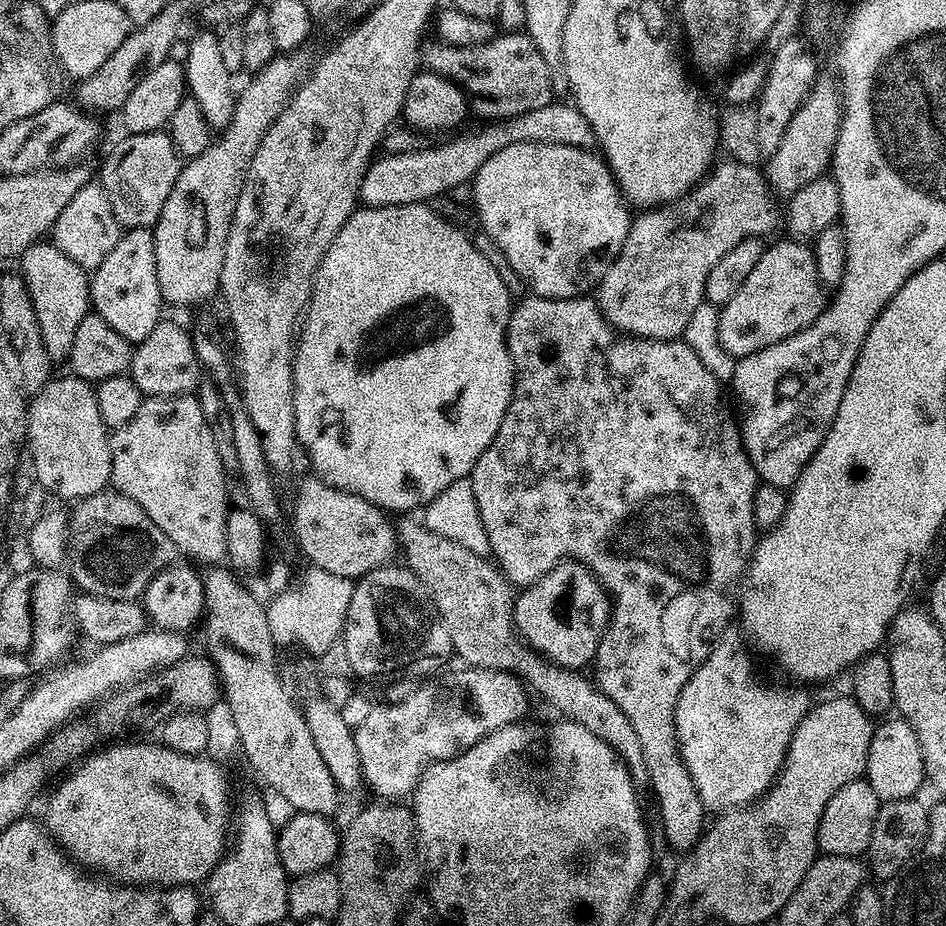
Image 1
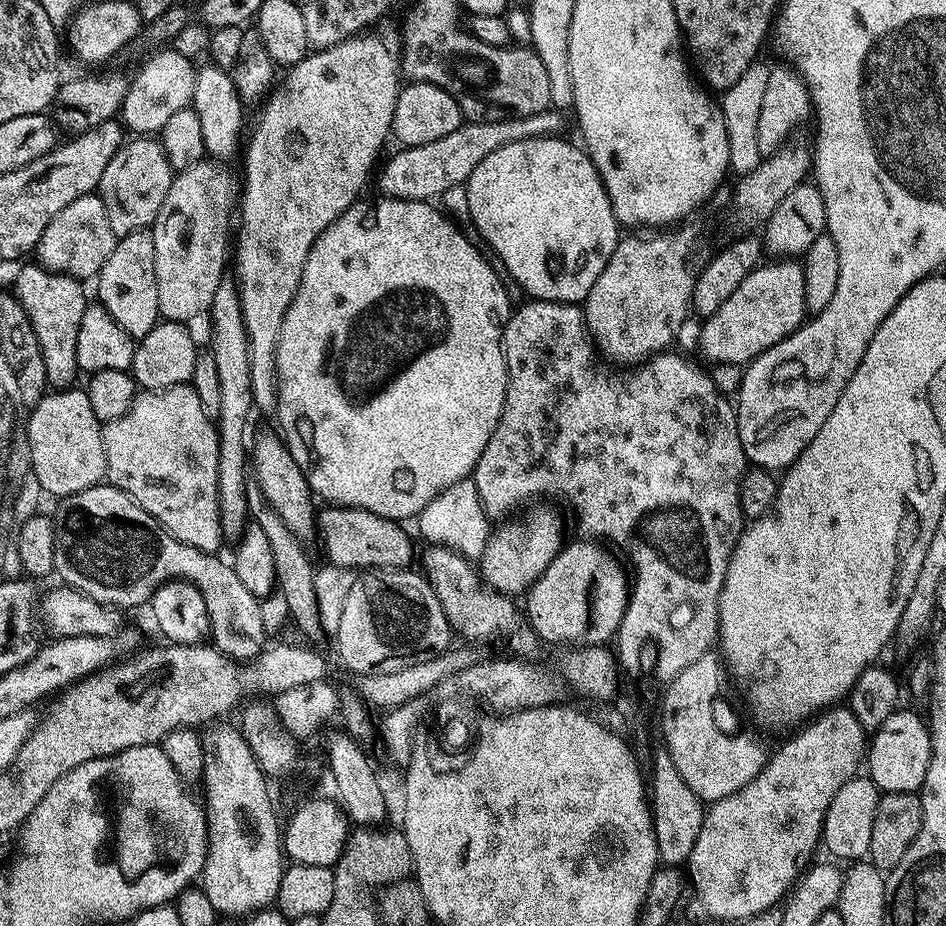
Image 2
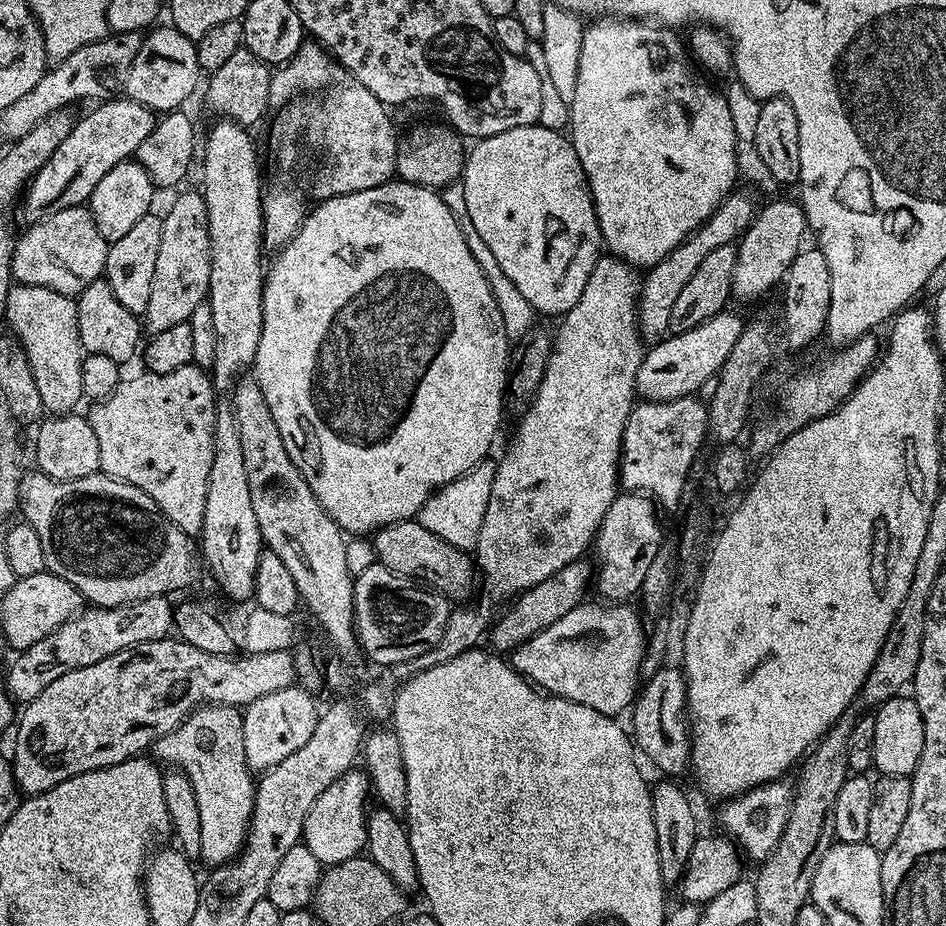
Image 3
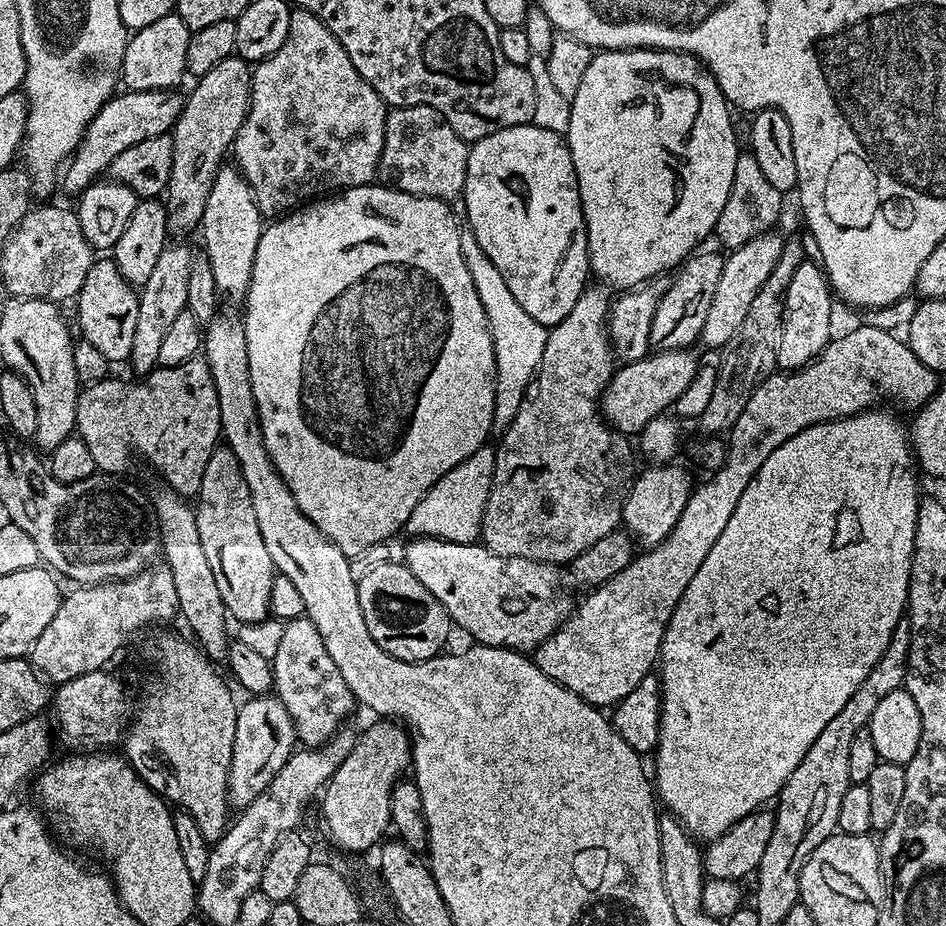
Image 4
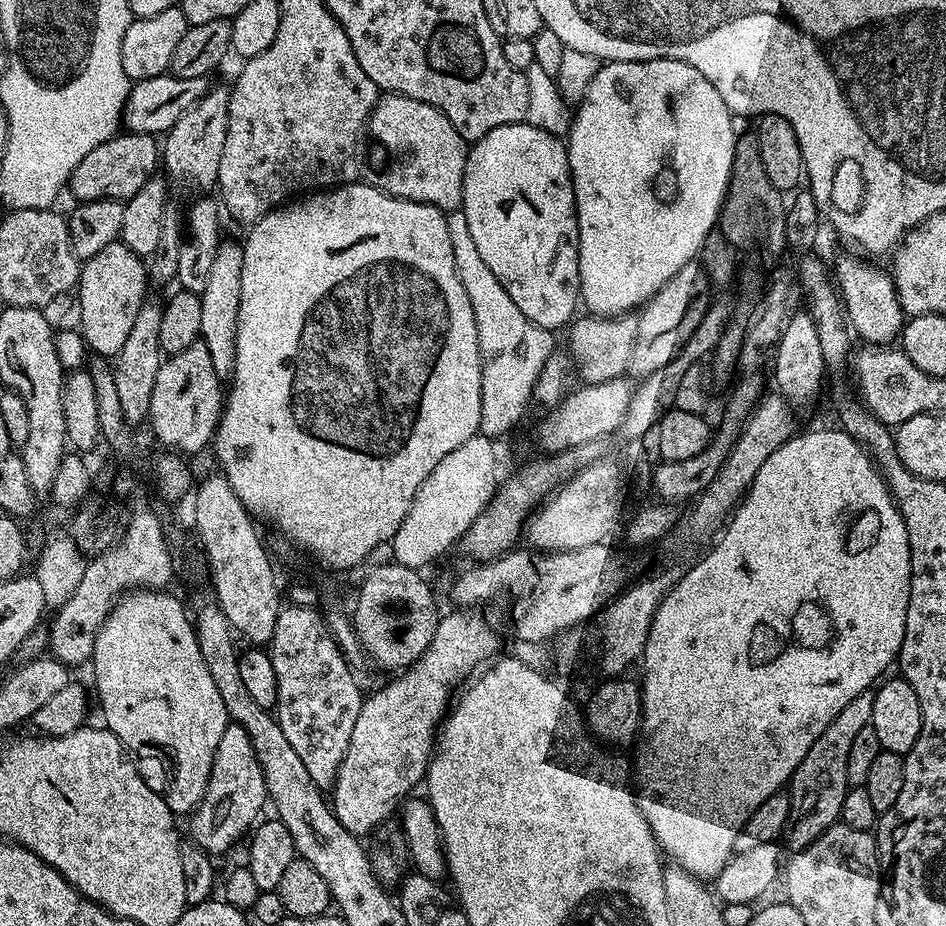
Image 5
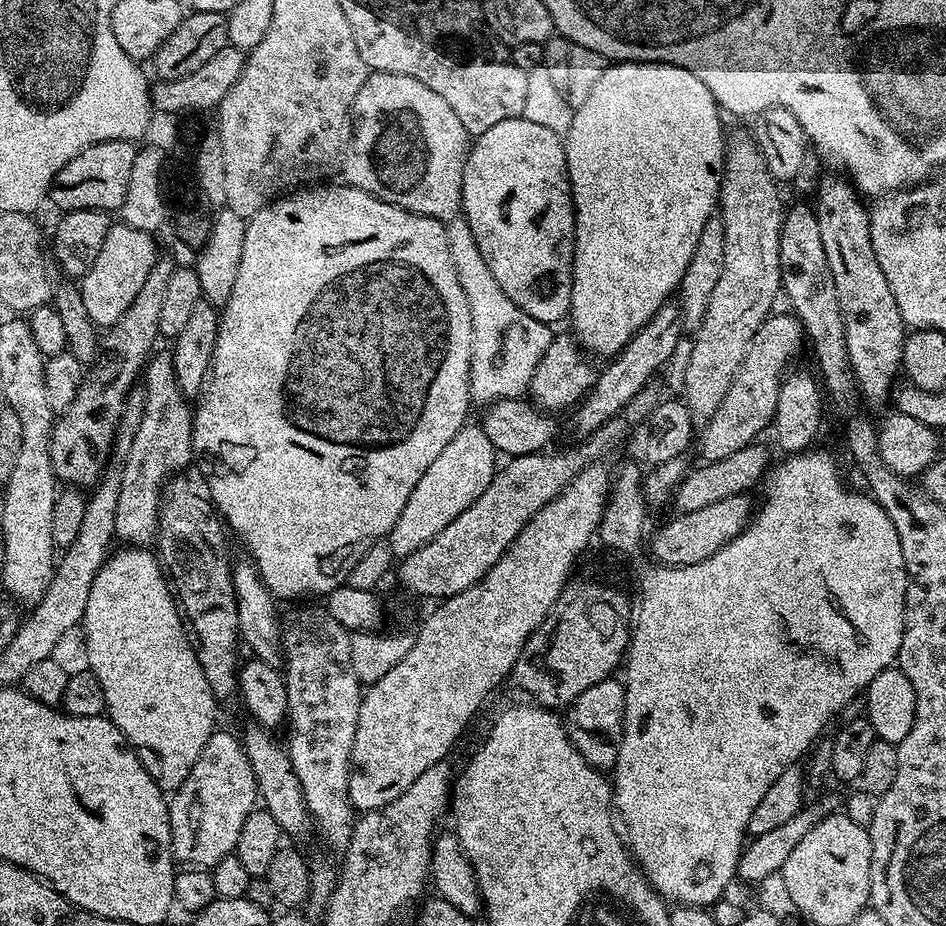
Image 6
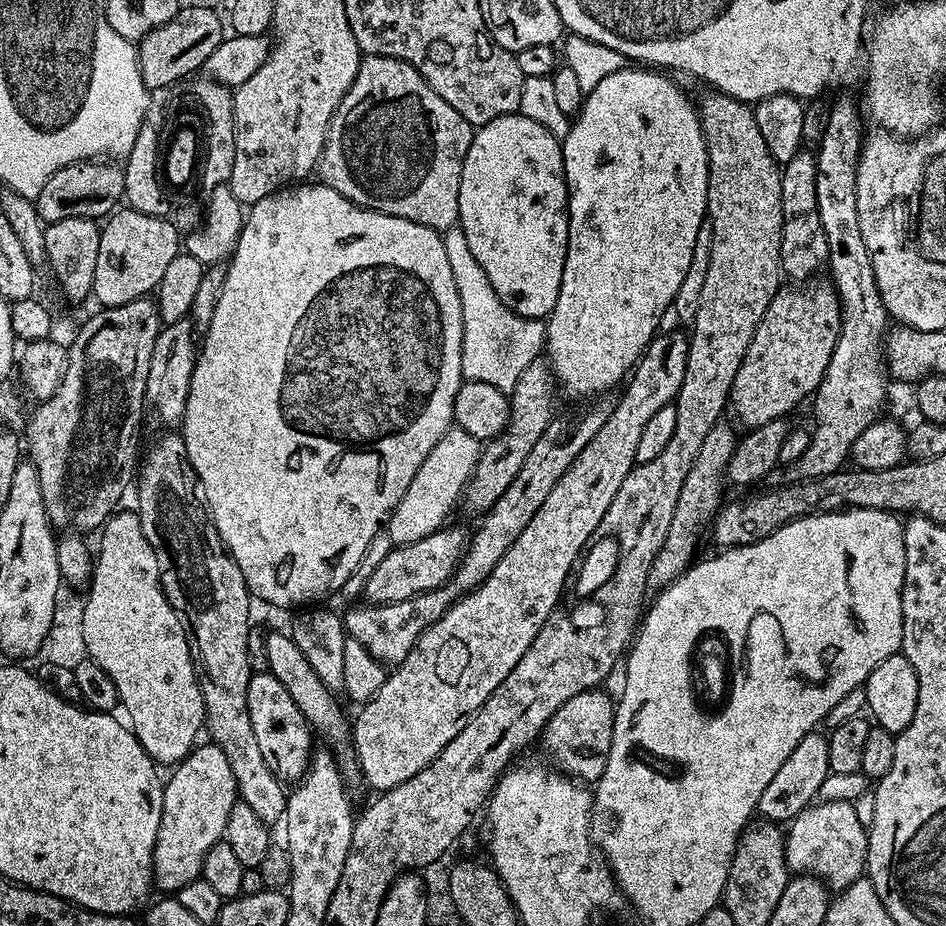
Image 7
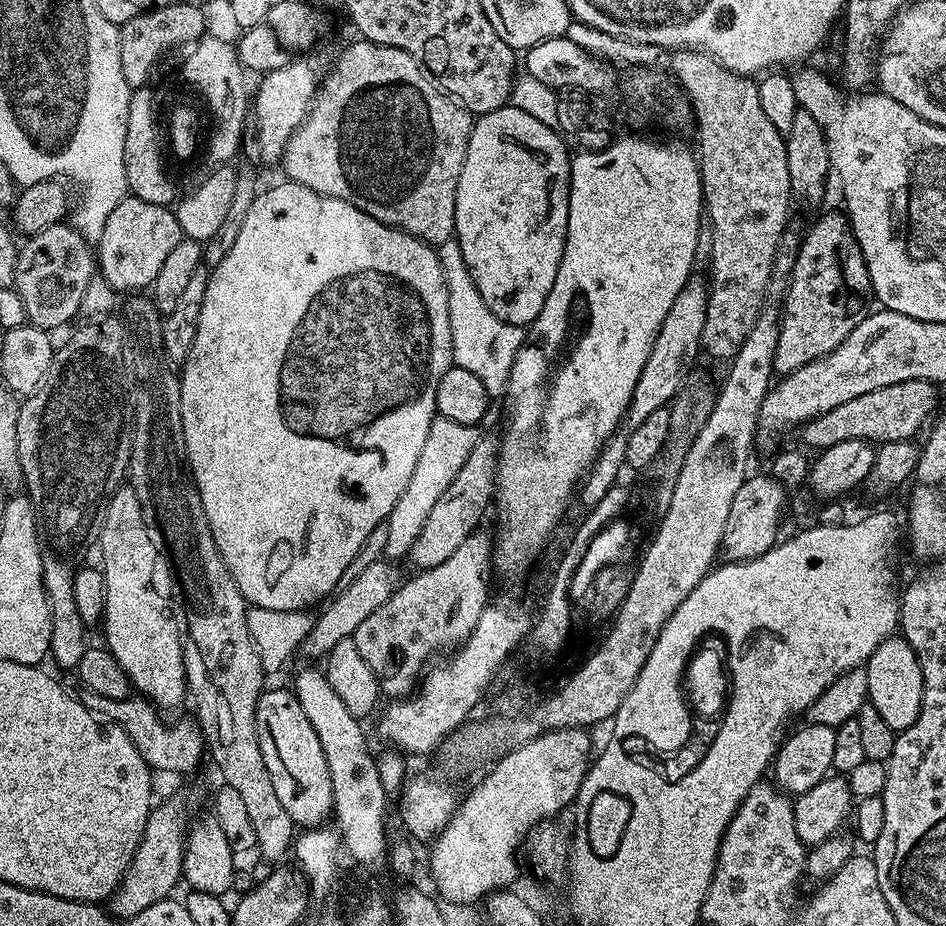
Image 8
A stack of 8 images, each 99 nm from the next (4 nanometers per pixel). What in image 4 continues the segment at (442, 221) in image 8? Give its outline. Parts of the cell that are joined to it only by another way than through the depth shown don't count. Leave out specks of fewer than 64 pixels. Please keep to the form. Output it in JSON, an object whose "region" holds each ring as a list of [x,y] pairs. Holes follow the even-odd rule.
{"region":[[[430,106],[392,108],[386,118],[378,176],[400,192],[452,202],[463,193],[469,151],[469,145],[438,110]]]}

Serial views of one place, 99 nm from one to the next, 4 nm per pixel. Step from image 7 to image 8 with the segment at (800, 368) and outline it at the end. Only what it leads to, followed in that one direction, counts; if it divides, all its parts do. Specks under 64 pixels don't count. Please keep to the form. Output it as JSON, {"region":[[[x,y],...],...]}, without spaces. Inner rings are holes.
{"region":[[[843,211],[822,213],[808,233],[803,233],[792,275],[788,277],[788,288],[784,292],[780,308],[780,333],[772,359],[773,369],[780,374],[796,372],[812,360],[821,360],[823,356],[830,354],[848,337],[850,330],[858,326],[858,322],[868,317],[868,300],[870,304],[872,299],[868,267],[858,242],[852,237],[847,215]]]}

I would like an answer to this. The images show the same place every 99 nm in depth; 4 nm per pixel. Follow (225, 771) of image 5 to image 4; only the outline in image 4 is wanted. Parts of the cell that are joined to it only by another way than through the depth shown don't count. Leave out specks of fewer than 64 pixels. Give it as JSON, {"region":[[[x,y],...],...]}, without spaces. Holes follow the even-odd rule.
{"region":[[[275,694],[252,696],[236,709],[234,754],[228,775],[228,803],[243,810],[274,781],[275,776],[297,751],[296,724],[288,708]]]}

